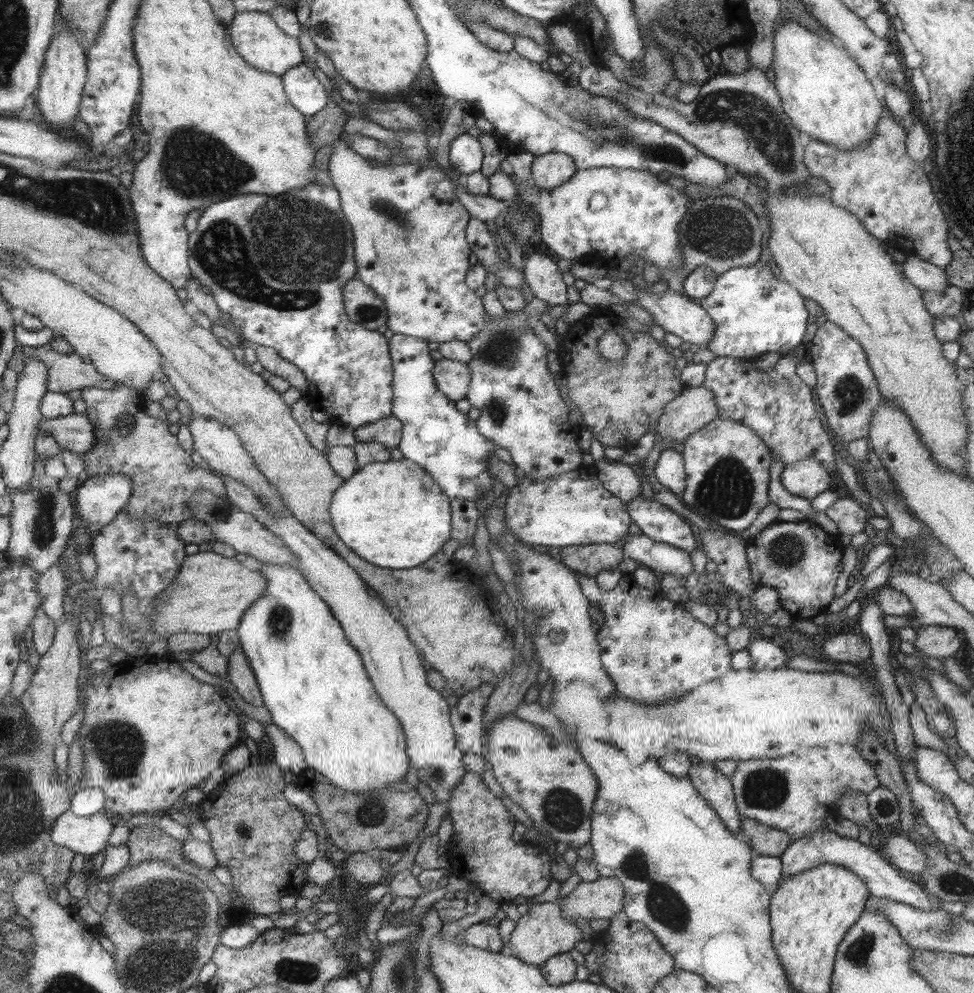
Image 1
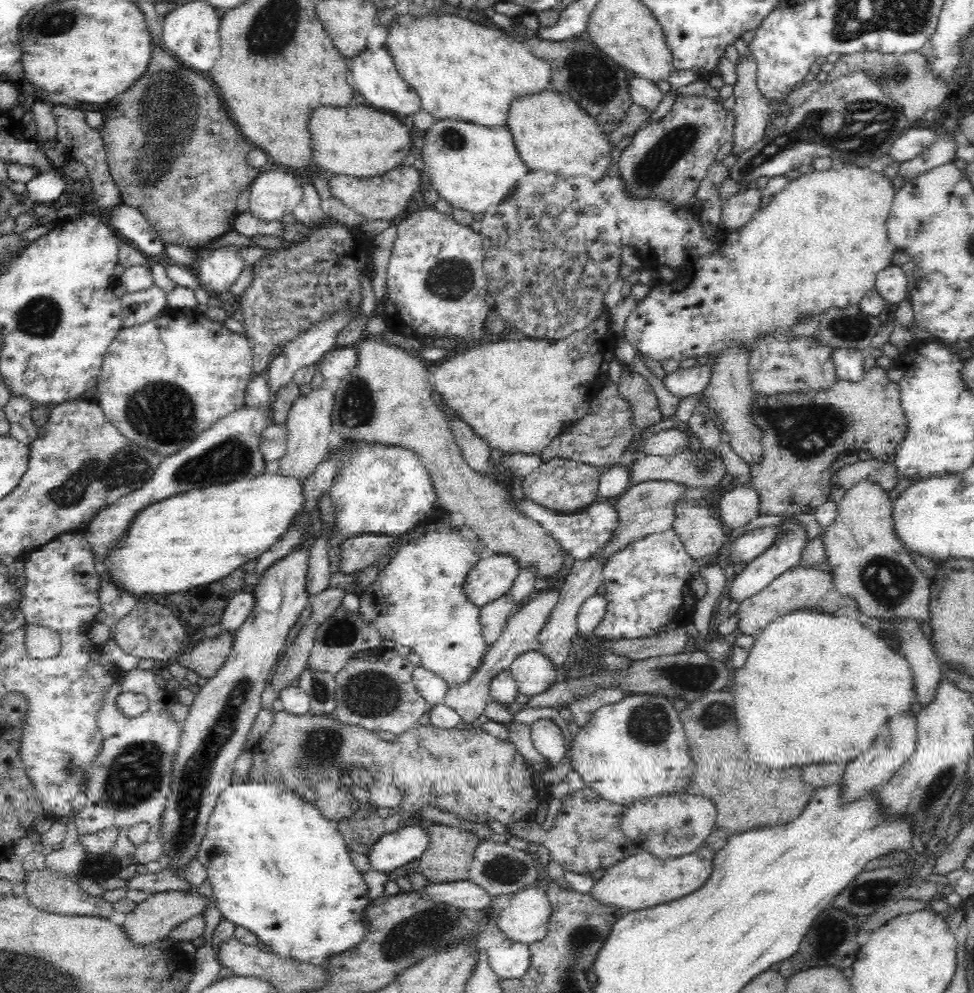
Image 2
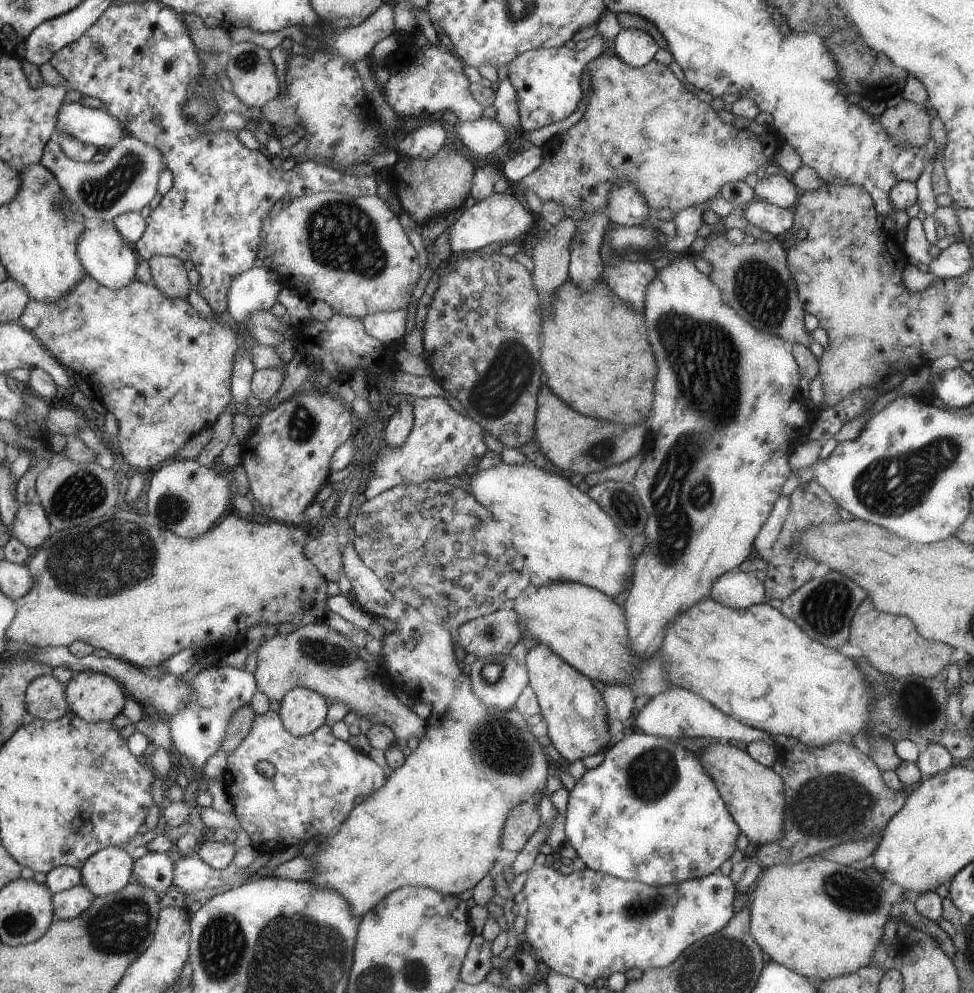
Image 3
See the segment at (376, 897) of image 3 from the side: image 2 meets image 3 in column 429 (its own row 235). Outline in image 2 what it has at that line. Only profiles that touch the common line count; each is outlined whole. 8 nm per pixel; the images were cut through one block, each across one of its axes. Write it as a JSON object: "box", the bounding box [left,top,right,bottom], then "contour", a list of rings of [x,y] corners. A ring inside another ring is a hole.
{"box":[596,163,895,362],"contour":[[[613,163],[609,168],[610,170],[604,174],[604,178],[596,180],[596,185],[598,185],[604,199],[618,214],[618,228],[622,230],[622,242],[624,242],[625,246],[634,247],[638,250],[645,267],[654,269],[668,267],[676,273],[676,279],[668,281],[668,284],[649,286],[646,296],[635,302],[635,307],[627,316],[625,328],[623,329],[623,338],[626,343],[632,345],[634,349],[640,351],[643,355],[658,362],[666,359],[680,362],[681,360],[688,360],[688,358],[697,359],[700,356],[716,360],[720,358],[720,354],[724,354],[725,348],[728,348],[730,344],[736,344],[736,347],[744,347],[743,350],[747,350],[750,353],[757,341],[764,339],[765,336],[768,336],[768,339],[781,340],[778,335],[781,337],[790,328],[796,327],[798,322],[804,322],[804,318],[808,318],[809,315],[824,314],[830,308],[846,310],[848,306],[858,305],[862,297],[875,288],[876,276],[888,266],[893,265],[894,250],[893,245],[890,243],[887,221],[892,209],[891,205],[893,204],[895,192],[892,188],[892,182],[883,177],[880,168],[873,170],[846,163],[846,167],[839,171],[830,168],[827,171],[814,170],[810,174],[803,174],[801,177],[791,180],[784,190],[772,195],[770,202],[764,208],[760,208],[754,214],[752,220],[744,224],[740,230],[725,234],[722,230],[719,230],[716,234],[717,239],[711,242],[705,240],[702,224],[698,224],[696,216],[692,216],[690,211],[674,210],[672,204],[668,203],[666,199],[632,199],[632,196],[628,195],[626,186],[623,186],[623,179],[619,177],[617,164]]]}

